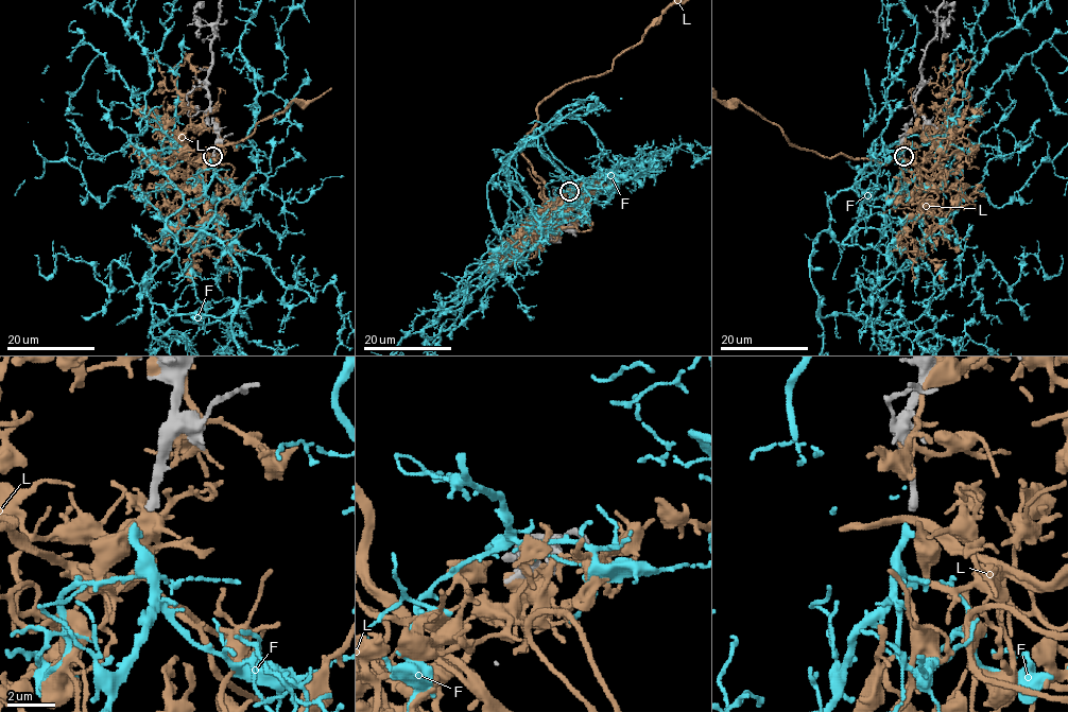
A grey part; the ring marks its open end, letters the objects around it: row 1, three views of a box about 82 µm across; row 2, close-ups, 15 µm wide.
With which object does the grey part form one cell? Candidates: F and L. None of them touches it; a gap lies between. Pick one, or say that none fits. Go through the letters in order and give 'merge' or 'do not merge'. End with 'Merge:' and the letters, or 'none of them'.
F: merge
L: do not merge
Merge: F

